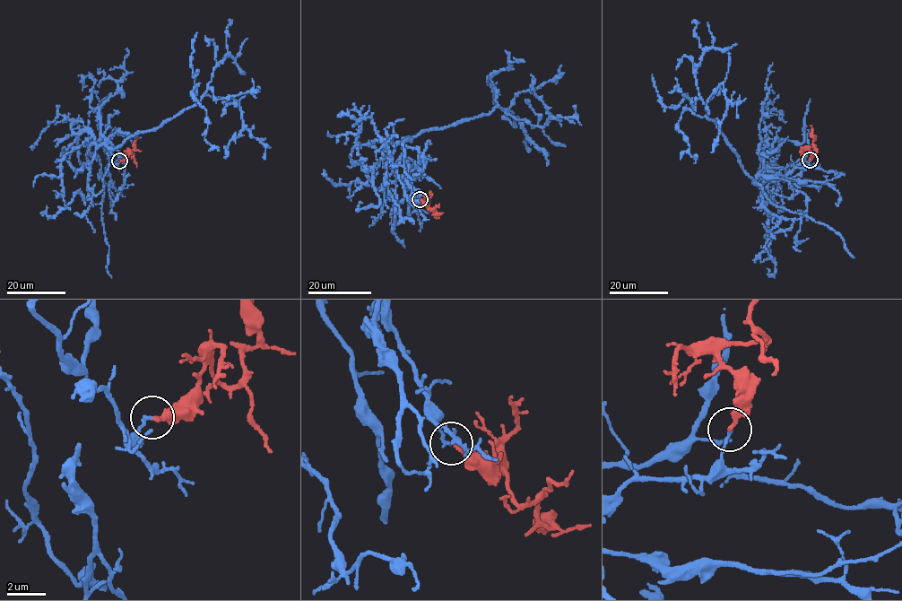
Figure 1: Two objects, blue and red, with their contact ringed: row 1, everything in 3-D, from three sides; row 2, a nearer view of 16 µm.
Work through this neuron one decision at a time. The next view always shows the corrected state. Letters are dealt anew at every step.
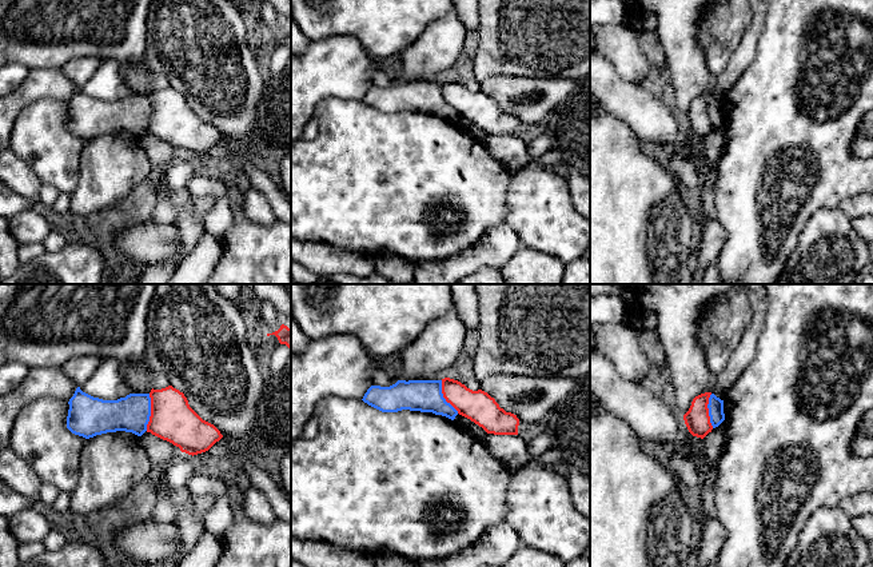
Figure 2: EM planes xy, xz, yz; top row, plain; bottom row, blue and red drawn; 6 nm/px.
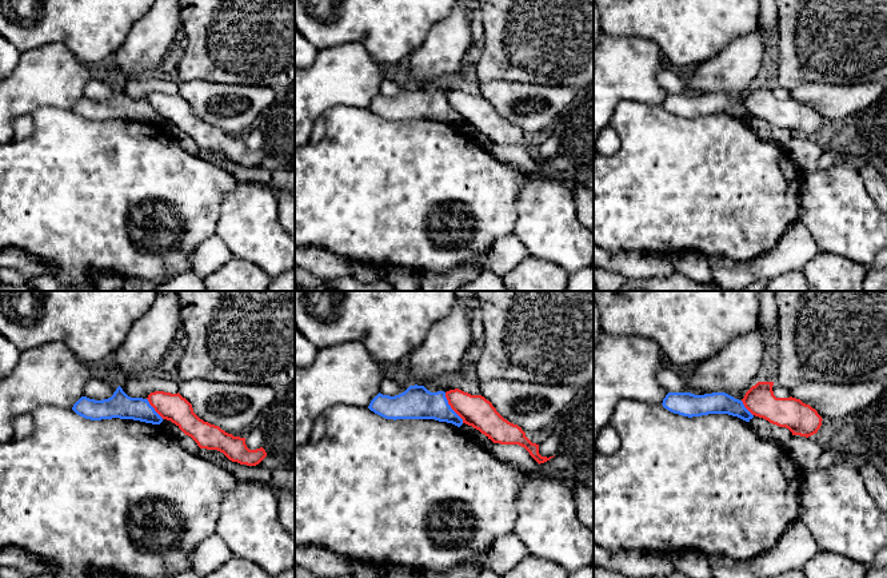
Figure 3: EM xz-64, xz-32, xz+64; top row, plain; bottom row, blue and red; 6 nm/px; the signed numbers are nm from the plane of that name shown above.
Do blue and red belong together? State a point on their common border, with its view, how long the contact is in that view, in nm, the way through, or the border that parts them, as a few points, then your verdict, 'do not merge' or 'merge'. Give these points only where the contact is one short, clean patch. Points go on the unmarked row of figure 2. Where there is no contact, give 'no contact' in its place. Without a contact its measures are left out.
meets blue in xy at (150, 114); contact 220 nm long; border along xy (150, 95), (150, 122), (146, 131); do not merge

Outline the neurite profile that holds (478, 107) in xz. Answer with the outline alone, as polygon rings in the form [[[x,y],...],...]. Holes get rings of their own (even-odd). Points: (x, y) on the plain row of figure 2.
[[[442,80],[442,95],[459,116],[470,120],[487,135],[518,136],[519,120],[506,113],[487,93],[473,92],[458,81]]]

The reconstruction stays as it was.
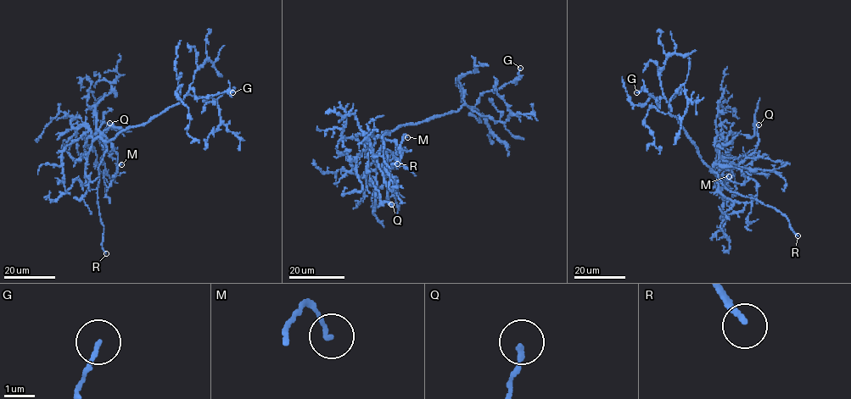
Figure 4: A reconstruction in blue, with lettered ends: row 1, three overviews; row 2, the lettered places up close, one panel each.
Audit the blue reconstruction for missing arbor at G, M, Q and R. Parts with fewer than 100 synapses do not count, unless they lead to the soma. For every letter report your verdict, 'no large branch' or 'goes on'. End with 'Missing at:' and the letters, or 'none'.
G: no large branch
M: no large branch
Q: no large branch
R: goes on
Missing at: R

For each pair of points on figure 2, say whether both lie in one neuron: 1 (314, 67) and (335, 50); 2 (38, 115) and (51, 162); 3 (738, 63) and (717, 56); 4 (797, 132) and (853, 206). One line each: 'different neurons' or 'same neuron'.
1: same neuron
2: same neuron
3: different neurons
4: different neurons

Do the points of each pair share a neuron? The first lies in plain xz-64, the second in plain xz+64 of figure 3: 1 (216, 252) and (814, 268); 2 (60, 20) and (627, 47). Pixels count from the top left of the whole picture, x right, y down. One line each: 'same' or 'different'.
1: different
2: different

